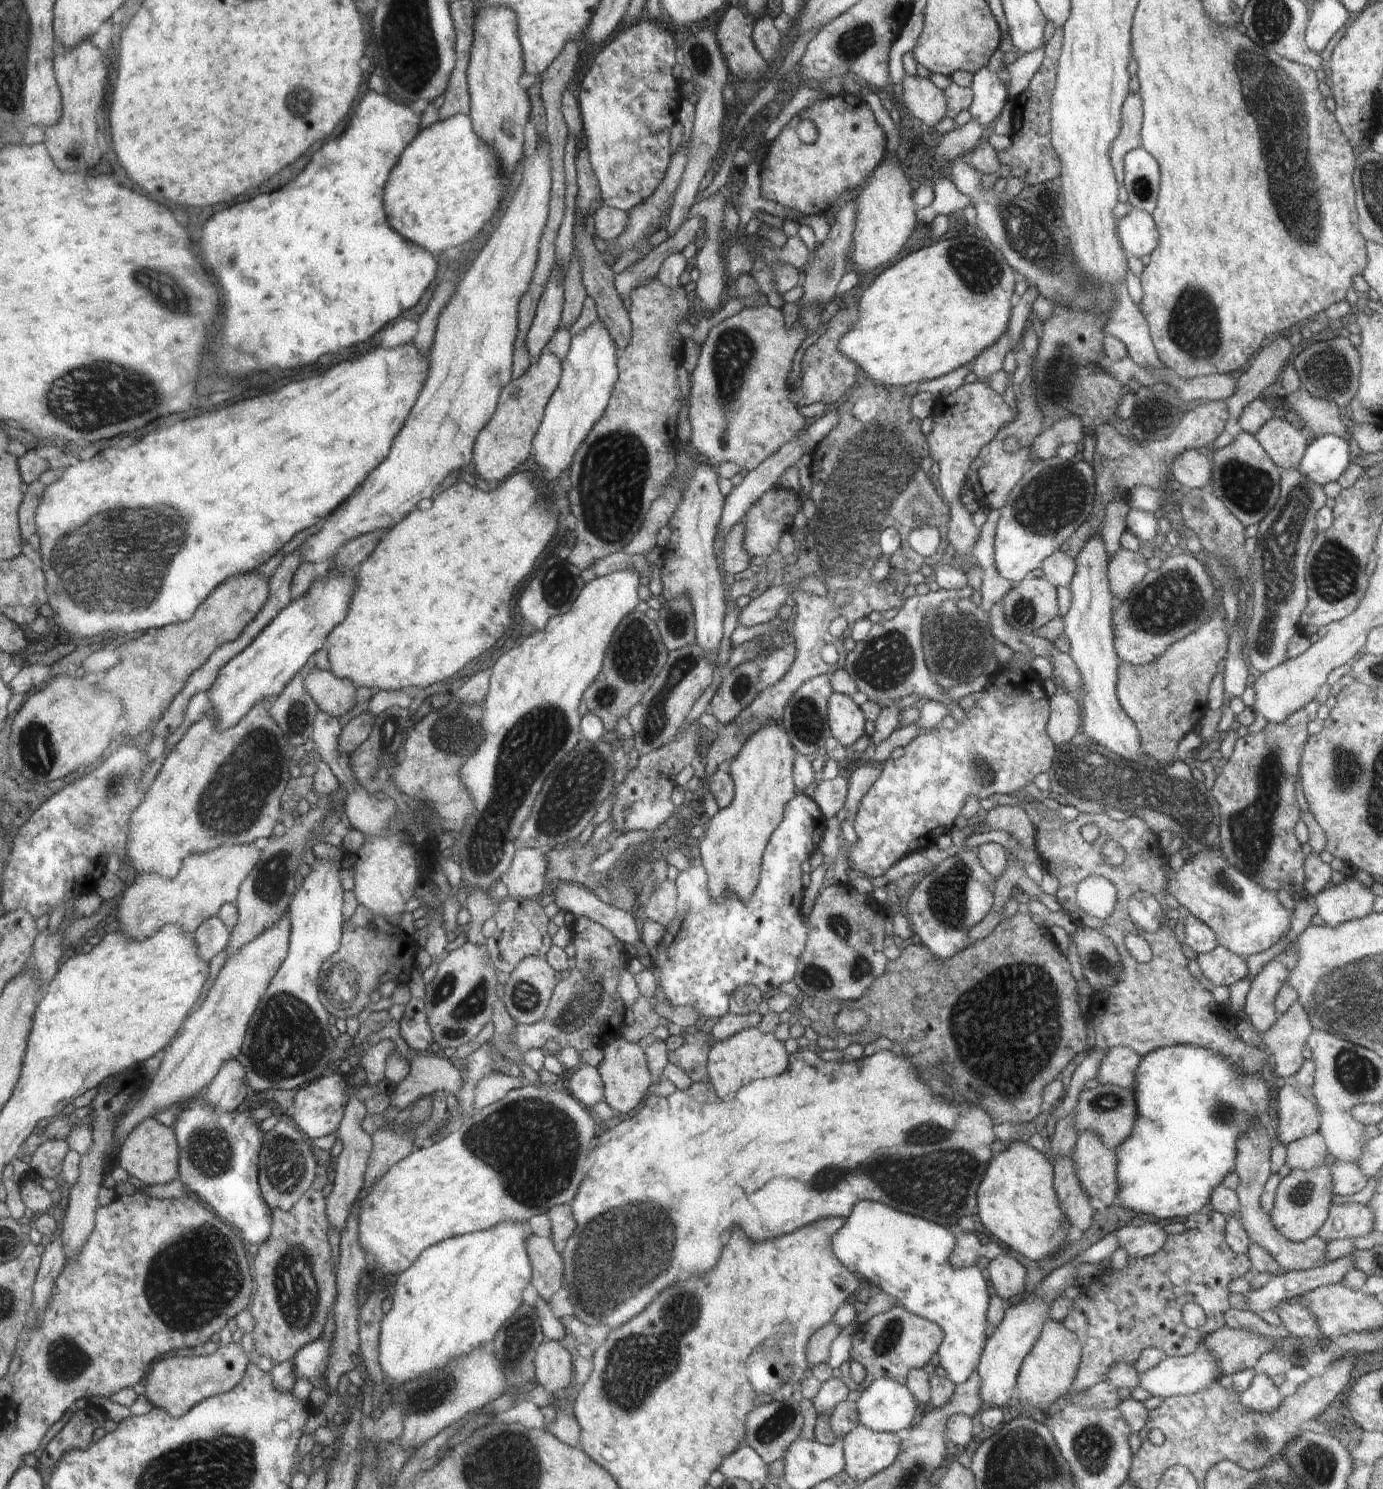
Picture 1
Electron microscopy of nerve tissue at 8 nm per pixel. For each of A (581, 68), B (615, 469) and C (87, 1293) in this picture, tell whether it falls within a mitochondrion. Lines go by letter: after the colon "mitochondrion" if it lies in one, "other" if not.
A: other
B: mitochondrion
C: other

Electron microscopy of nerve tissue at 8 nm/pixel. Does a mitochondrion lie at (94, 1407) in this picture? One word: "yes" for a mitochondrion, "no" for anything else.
no

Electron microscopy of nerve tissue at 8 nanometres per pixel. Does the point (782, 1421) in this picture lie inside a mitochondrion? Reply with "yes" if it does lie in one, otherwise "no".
yes

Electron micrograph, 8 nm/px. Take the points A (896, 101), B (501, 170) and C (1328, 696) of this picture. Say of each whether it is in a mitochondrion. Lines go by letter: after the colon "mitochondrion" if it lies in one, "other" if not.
A: other
B: other
C: other

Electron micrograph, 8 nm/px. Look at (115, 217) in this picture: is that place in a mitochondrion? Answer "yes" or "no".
no

